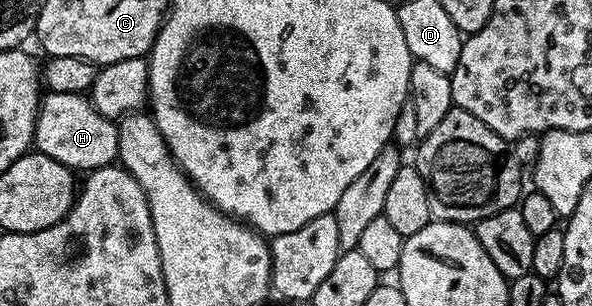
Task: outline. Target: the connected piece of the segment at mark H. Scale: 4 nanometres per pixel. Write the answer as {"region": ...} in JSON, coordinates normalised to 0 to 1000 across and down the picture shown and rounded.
{"region":[[[79,301],[64,350],[56,484],[127,559],[167,552],[199,526],[199,412],[162,363],[150,314]]]}

